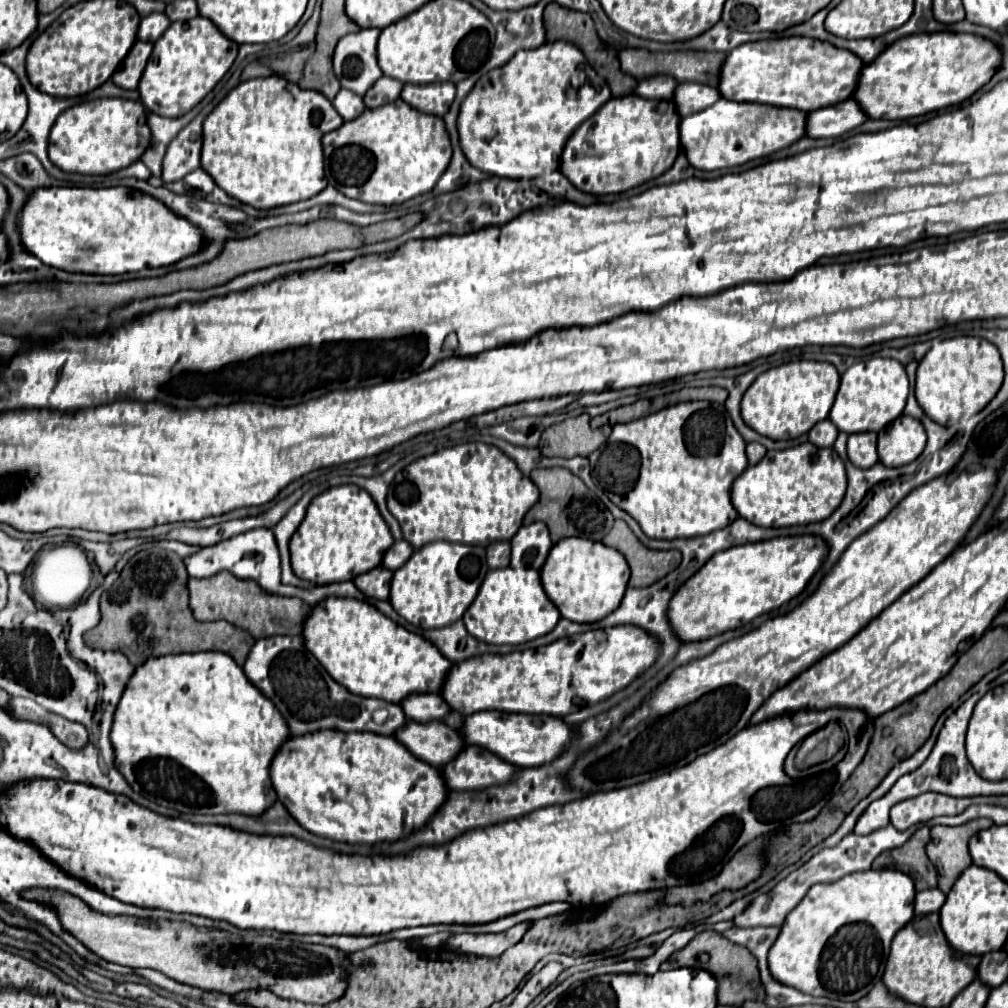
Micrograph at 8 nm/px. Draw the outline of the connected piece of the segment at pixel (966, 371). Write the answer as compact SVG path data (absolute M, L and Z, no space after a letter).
M958 336L934 344L916 372L916 398L922 410L938 424L952 424L978 414L1000 390L1004 380L1002 358L996 346L984 338Z

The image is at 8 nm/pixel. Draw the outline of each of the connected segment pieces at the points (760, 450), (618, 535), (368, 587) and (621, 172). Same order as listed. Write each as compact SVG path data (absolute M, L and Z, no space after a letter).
M750 442L748 446L746 446L746 456L748 456L748 462L754 466L756 462L760 462L760 458L764 458L764 454L766 454L766 448L762 446L762 444L758 444L758 442Z
M616 520L614 528L604 536L602 540L606 546L616 548L618 552L622 552L630 564L632 576L628 586L630 588L644 588L650 586L654 582L658 582L660 578L664 578L666 574L670 574L672 570L676 570L676 566L680 566L682 562L682 554L678 550L650 550L646 548L630 530L630 526L624 520Z
M382 566L354 578L354 584L368 596L376 600L388 600L390 594L390 580L392 580L392 570L386 570Z
M638 94L610 98L564 146L560 170L582 192L618 194L662 176L680 152L680 116L670 100L648 100Z

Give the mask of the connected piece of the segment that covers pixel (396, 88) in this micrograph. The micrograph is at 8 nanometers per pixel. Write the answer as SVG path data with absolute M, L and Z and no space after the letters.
M382 76L380 80L376 80L376 84L364 96L366 108L376 108L376 106L384 106L388 102L394 102L396 98L400 98L402 86L404 86L402 82L396 82L394 78L388 78L388 76Z

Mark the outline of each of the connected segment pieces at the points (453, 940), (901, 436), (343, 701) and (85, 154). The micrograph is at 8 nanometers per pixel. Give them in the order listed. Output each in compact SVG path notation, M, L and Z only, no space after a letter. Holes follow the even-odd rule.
M520 922L512 926L508 932L486 932L486 934L452 934L446 942L444 948L458 952L458 954L476 954L476 956L500 956L514 944L522 940L522 936L530 930L532 922Z
M902 414L878 434L878 456L888 468L898 468L914 462L926 446L926 434L922 422Z
M268 636L260 638L248 654L246 664L242 666L248 680L268 696L276 708L284 714L292 736L304 736L318 730L340 730L340 732L374 732L382 736L394 736L400 728L406 726L408 718L398 704L356 696L344 686L340 686L324 666L314 658L304 646L302 636ZM386 708L388 718L384 724L372 720L374 710Z
M96 98L76 104L56 120L48 140L48 156L60 170L76 174L110 174L128 168L148 148L152 132L146 124L146 108L142 102L124 98Z

